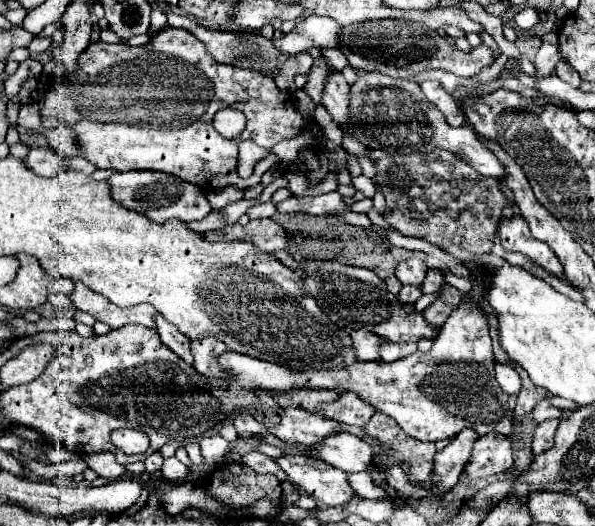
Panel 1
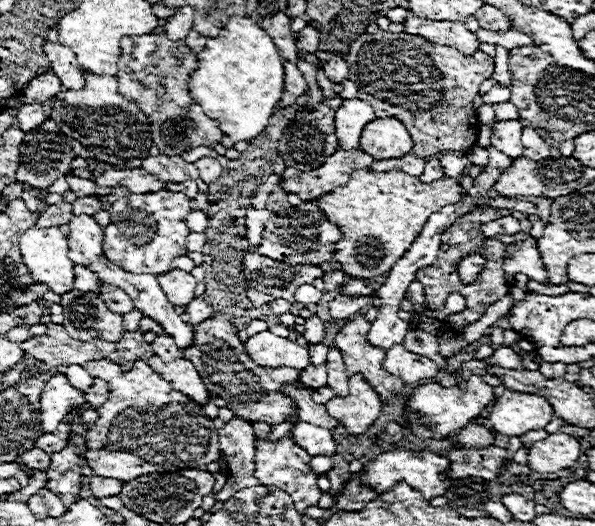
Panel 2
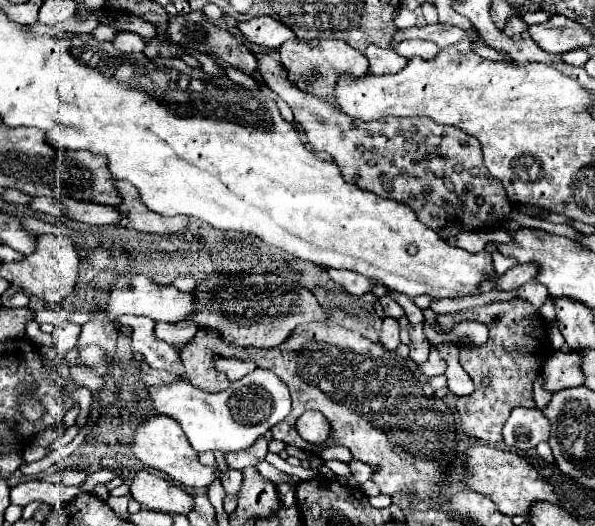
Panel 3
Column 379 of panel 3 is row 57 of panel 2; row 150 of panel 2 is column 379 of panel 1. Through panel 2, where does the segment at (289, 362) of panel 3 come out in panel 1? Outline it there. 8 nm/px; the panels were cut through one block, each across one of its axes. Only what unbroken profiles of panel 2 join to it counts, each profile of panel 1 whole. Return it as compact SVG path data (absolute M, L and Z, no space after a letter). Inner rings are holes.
M378 412L372 416L372 420L364 426L364 432L376 440L384 450L388 450L386 456L378 460L378 466L400 466L402 462L410 464L410 480L414 484L426 480L432 472L432 458L436 454L434 444L426 444L420 440L410 438L402 432L402 428L390 418Z

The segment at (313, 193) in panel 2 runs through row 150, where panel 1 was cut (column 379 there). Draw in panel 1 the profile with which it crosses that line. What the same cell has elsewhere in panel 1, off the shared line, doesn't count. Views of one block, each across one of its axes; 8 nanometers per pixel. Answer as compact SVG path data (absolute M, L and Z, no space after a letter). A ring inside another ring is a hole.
M356 330L354 334L354 348L360 360L364 362L382 362L380 360L380 344L384 340L380 340L380 336L374 336L372 332L364 332L364 330Z

